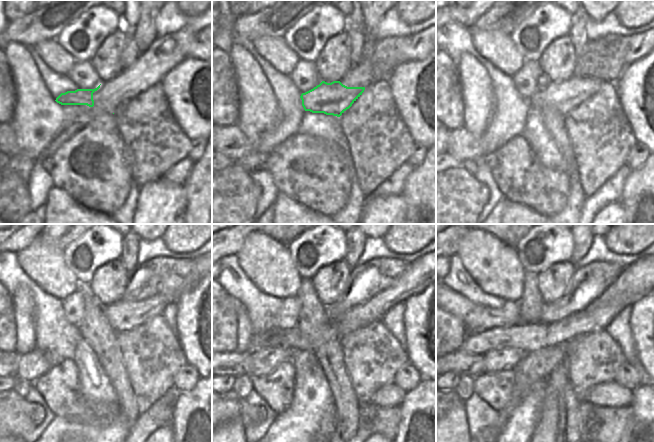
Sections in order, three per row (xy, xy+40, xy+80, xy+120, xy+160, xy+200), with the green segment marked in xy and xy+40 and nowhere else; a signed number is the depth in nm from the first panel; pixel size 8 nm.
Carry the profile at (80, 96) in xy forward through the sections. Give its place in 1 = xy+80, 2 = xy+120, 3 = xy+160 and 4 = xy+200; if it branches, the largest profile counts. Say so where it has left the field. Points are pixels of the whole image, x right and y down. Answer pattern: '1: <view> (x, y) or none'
1: xy+80 (565, 95)
2: xy+120 (123, 316)
3: xy+160 (415, 279)
4: xy+200 (639, 278)

